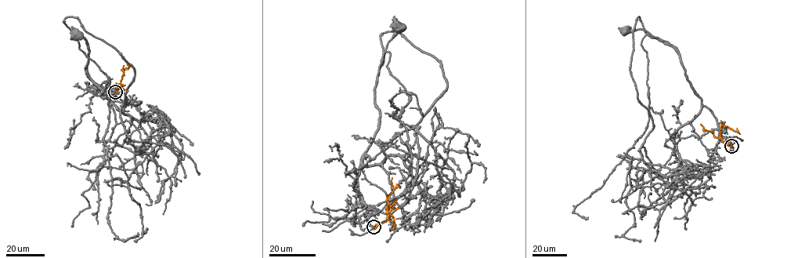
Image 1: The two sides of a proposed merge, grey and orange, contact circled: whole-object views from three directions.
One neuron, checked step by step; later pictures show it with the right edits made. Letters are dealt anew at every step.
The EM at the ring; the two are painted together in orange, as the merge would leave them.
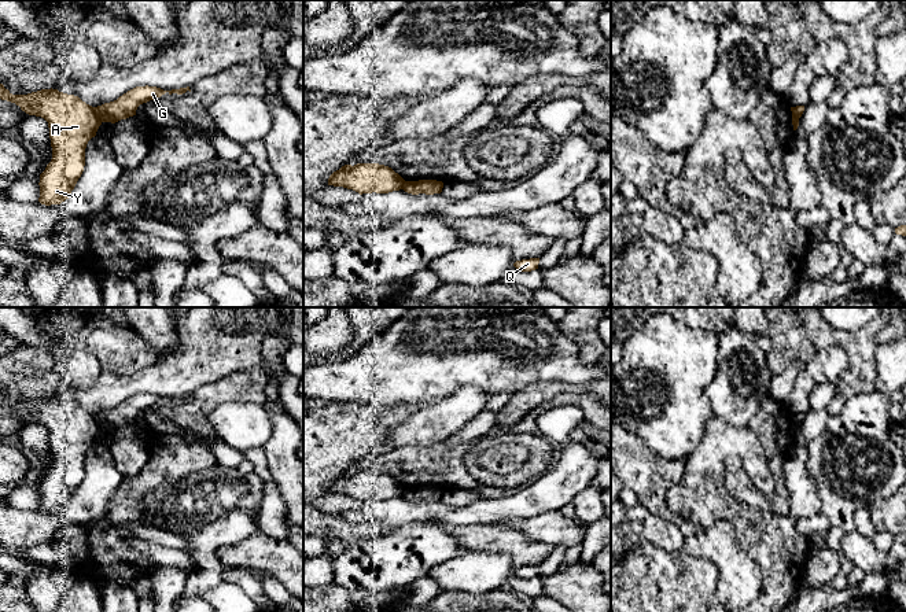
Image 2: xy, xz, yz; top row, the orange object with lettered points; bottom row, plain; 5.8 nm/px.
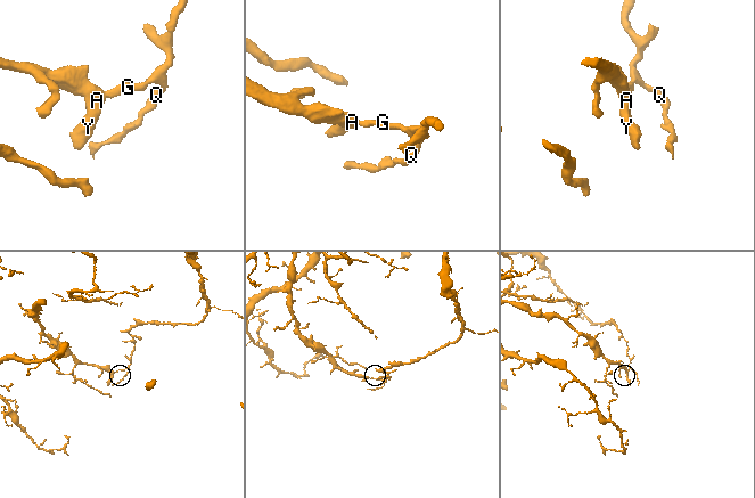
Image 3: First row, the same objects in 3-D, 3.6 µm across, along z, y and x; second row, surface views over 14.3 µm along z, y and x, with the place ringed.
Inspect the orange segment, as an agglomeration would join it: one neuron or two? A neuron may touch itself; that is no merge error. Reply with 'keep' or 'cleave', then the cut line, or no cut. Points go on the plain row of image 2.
cleave; cut xy (94, 415), (103, 428)

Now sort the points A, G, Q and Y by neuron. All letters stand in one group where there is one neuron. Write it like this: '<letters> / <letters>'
A Y / G Q

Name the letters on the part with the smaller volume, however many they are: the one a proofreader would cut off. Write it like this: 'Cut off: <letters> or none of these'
Cut off: G, Q

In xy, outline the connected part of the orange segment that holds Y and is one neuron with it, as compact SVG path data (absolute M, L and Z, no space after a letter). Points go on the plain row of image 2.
M0 391L0 406L15 410L29 423L48 429L52 467L40 482L38 509L60 512L69 506L85 473L85 456L96 443L102 427L95 414L78 403L41 397L27 402L12 402Z

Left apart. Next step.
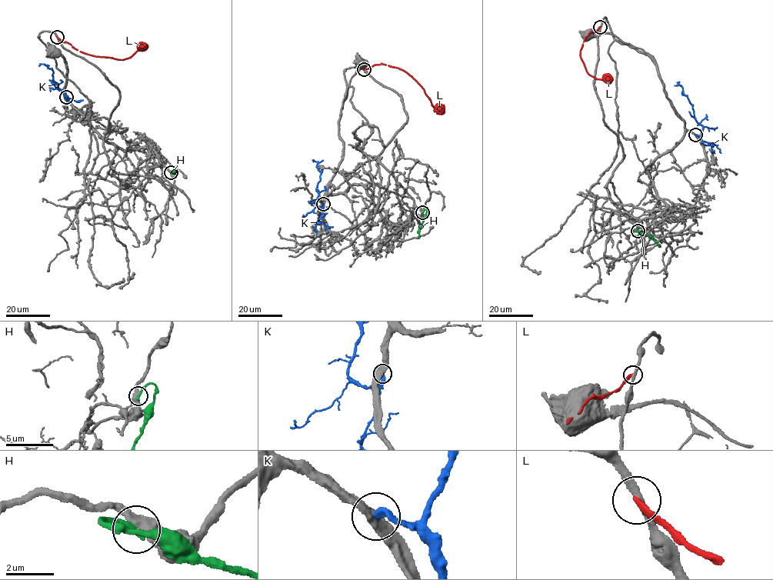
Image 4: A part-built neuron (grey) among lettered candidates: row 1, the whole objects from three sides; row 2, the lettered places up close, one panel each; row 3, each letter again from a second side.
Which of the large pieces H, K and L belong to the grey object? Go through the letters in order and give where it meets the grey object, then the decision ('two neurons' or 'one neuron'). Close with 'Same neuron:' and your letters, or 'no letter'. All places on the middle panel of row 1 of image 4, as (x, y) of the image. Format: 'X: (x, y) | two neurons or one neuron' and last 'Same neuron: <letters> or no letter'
H: (422, 212) | two neurons
K: (323, 204) | two neurons
L: (364, 69) | two neurons
Same neuron: no letter

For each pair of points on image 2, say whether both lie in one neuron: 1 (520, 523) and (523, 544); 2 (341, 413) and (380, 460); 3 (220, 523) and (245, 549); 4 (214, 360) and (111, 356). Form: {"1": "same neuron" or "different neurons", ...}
{"1": "different neurons", "2": "different neurons", "3": "different neurons", "4": "different neurons"}

